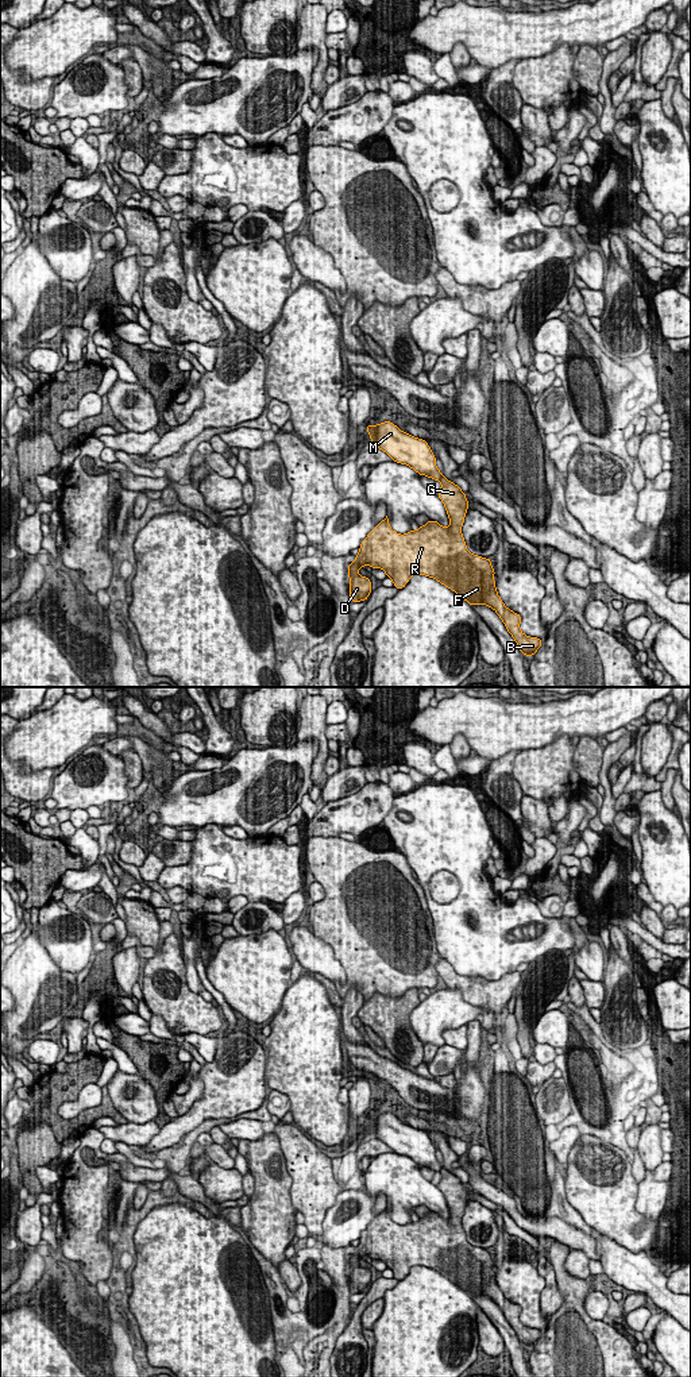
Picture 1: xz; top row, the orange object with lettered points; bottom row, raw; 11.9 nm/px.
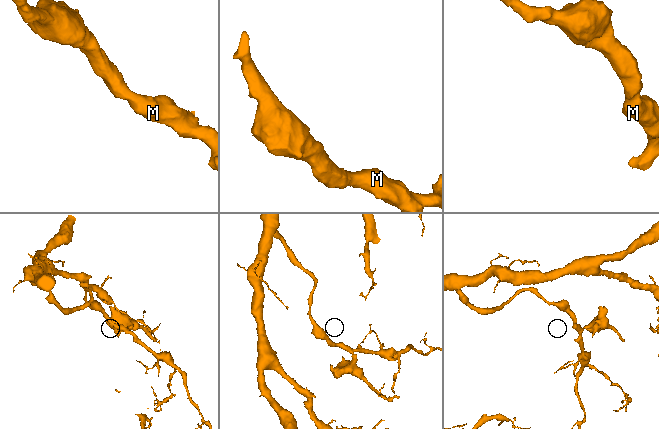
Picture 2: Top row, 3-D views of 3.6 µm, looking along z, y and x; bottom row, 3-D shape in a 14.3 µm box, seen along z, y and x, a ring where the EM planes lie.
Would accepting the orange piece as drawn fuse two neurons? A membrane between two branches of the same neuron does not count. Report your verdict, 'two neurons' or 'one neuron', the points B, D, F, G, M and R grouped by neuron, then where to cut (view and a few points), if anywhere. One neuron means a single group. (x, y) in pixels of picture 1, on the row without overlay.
two neurons; groups B D F G R / M; cut xz (443, 1168), (439, 1171)

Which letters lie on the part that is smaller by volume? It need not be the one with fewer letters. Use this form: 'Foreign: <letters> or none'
Foreign: B, D, F, G, R

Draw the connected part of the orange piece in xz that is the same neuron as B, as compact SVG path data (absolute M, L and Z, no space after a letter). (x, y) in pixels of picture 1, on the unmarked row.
M444 1168L440 1173L437 1188L445 1197L451 1216L444 1219L431 1211L417 1222L399 1226L390 1219L386 1207L362 1233L355 1253L348 1256L351 1292L366 1292L371 1284L371 1272L358 1264L364 1256L382 1260L398 1281L412 1266L426 1266L453 1281L471 1297L482 1295L494 1300L520 1342L533 1347L543 1332L524 1326L520 1320L521 1307L503 1296L493 1270L495 1262L491 1250L467 1242L462 1226L468 1200L466 1185Z

